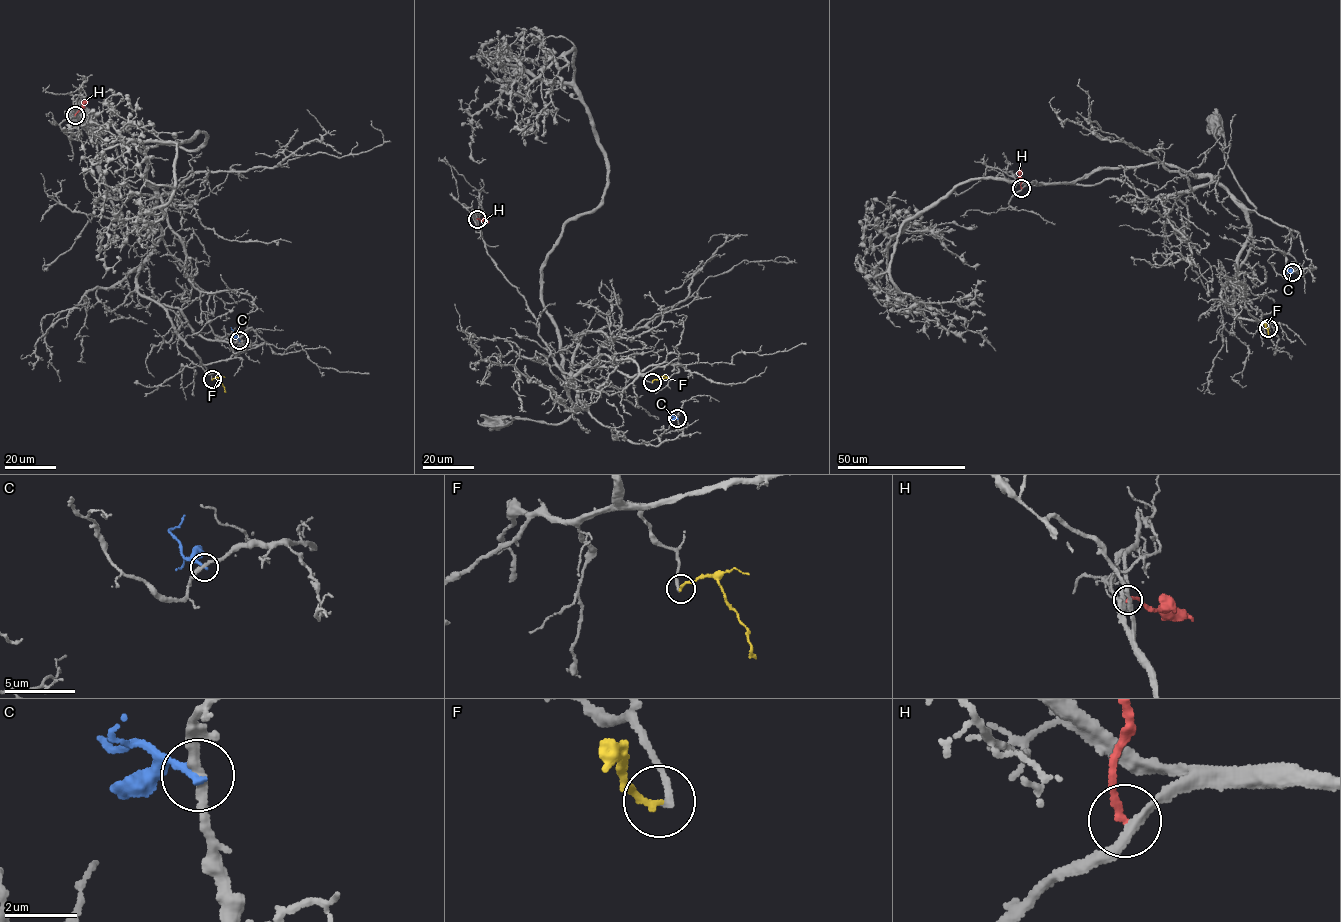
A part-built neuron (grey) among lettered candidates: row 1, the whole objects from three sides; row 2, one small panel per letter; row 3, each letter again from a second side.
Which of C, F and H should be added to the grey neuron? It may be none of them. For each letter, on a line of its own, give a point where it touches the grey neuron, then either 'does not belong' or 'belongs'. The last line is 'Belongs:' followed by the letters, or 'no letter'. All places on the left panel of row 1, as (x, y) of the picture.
C: contact (239, 340); does not belong
F: contact (212, 379); belongs
H: contact (75, 115); does not belong
Belongs: F

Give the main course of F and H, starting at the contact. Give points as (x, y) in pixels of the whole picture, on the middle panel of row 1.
F: (653, 382), (659, 377), (667, 378)
H: (477, 219), (489, 222)

